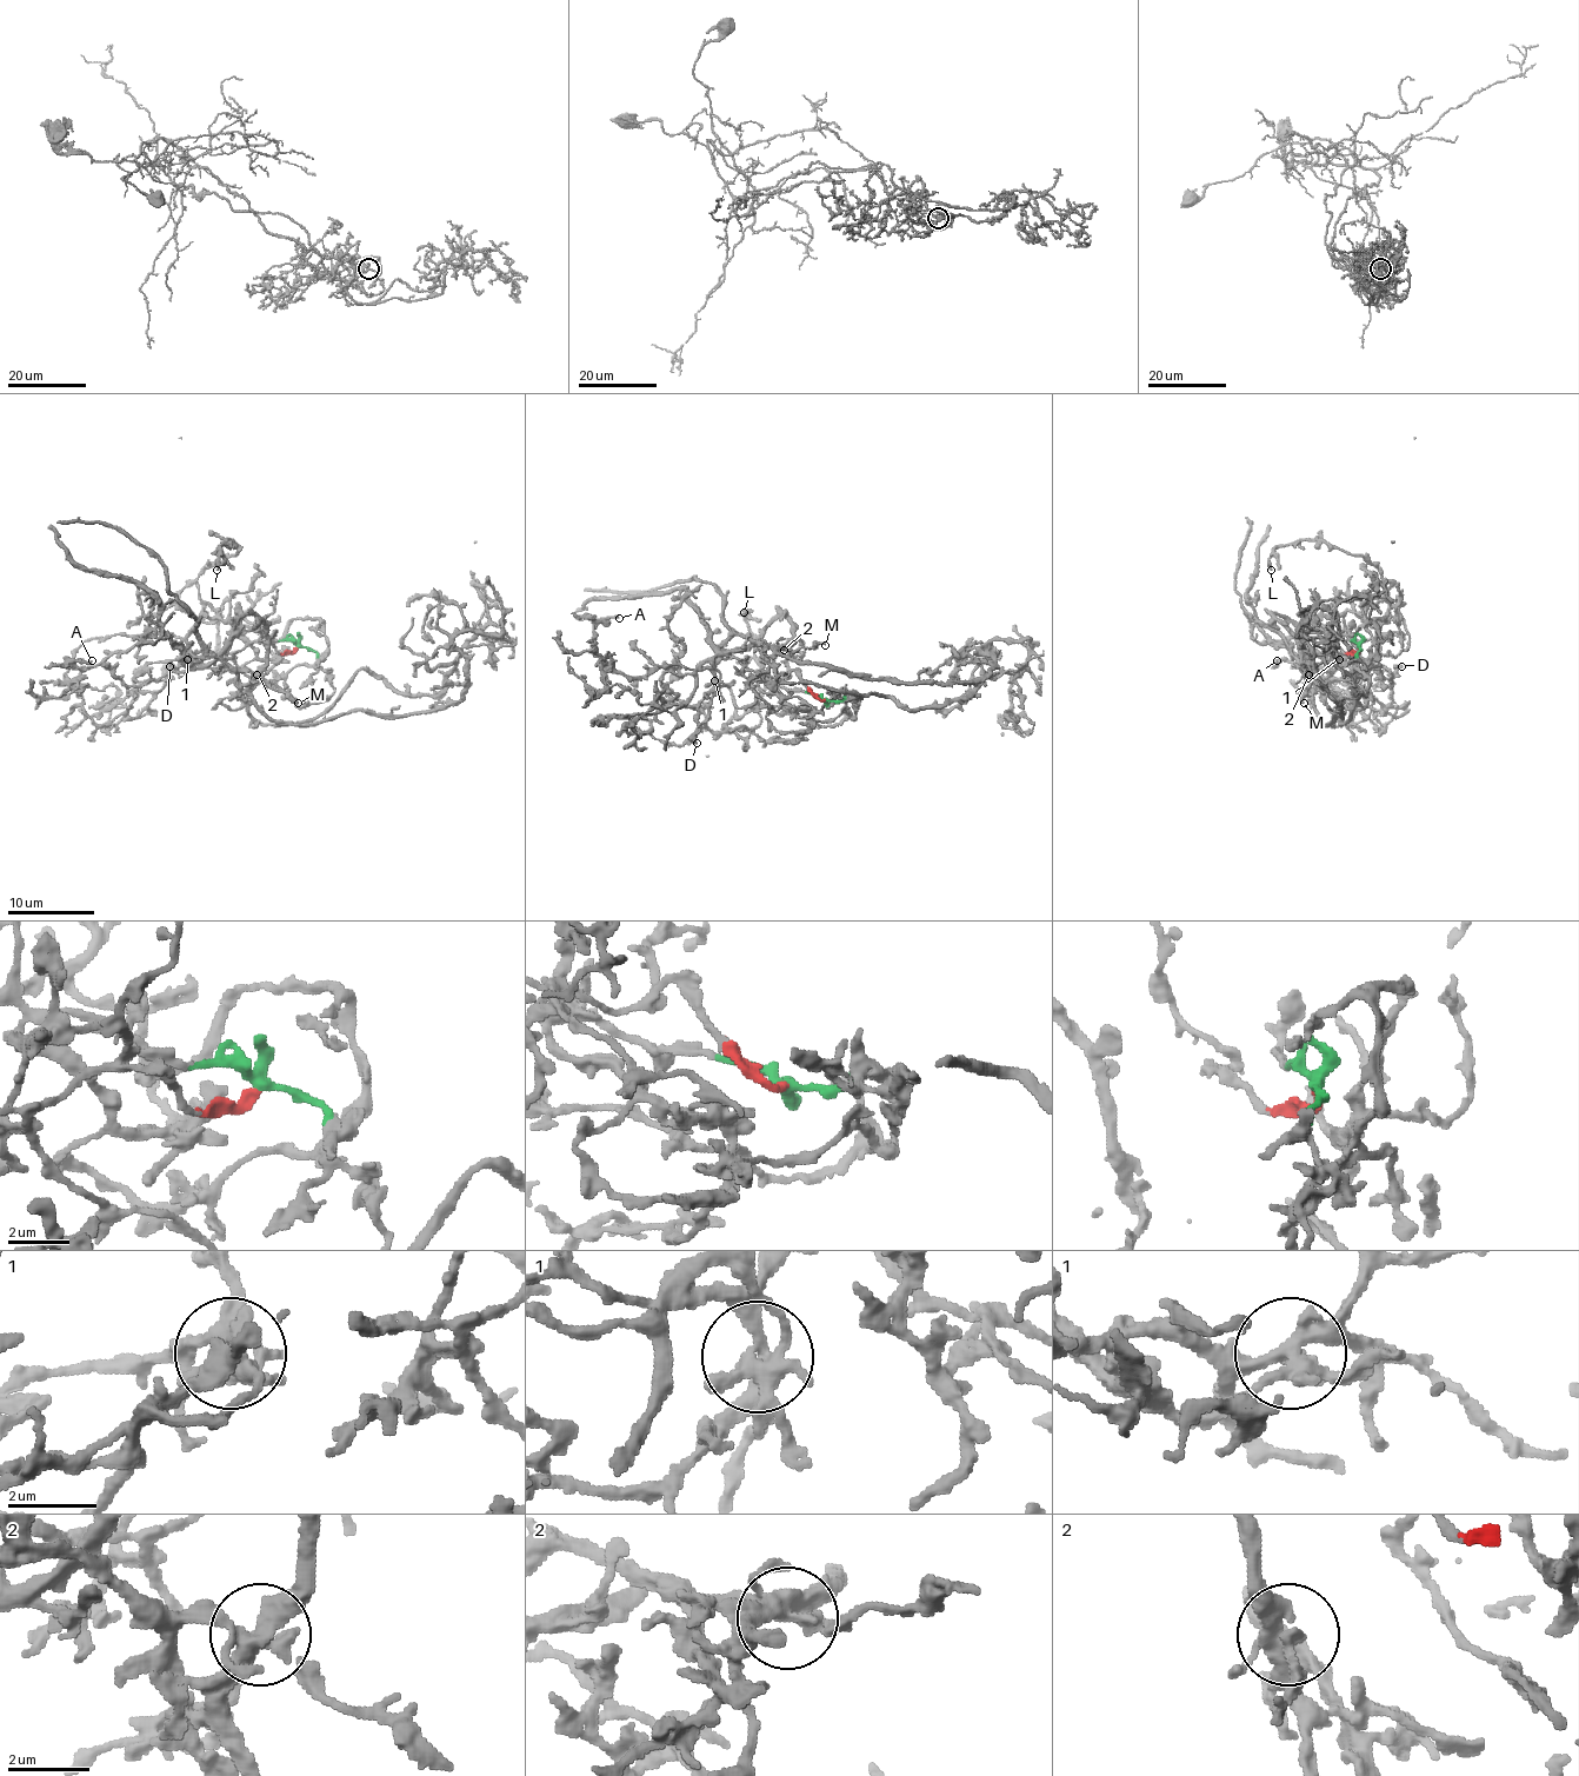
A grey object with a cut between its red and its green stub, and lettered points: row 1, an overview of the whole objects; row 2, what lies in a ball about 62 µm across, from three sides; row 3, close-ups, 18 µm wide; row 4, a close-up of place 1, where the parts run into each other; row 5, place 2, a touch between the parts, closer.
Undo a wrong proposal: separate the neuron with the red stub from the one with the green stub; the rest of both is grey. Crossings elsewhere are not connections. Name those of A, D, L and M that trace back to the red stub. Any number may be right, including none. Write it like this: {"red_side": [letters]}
{"red_side": ["D", "M"]}

